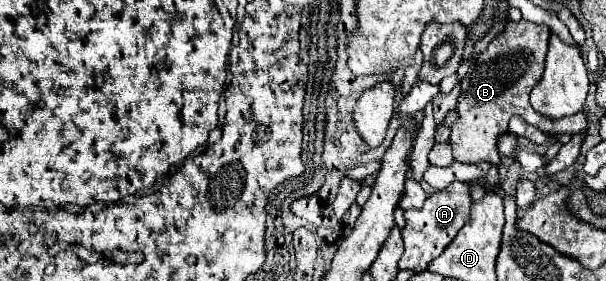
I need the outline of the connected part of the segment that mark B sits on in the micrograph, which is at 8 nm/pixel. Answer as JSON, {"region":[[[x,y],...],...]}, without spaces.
{"region":[[[526,19],[510,21],[504,33],[492,39],[486,51],[476,59],[476,67],[472,63],[470,71],[460,81],[462,93],[456,105],[458,121],[452,125],[452,135],[450,135],[450,145],[456,161],[460,163],[488,161],[492,165],[500,165],[498,139],[508,131],[508,121],[512,115],[520,115],[524,121],[538,127],[546,135],[560,135],[560,133],[572,135],[586,127],[586,117],[582,111],[572,117],[550,119],[540,115],[530,103],[530,93],[542,79],[548,33],[550,29],[546,25],[530,23]]]}

